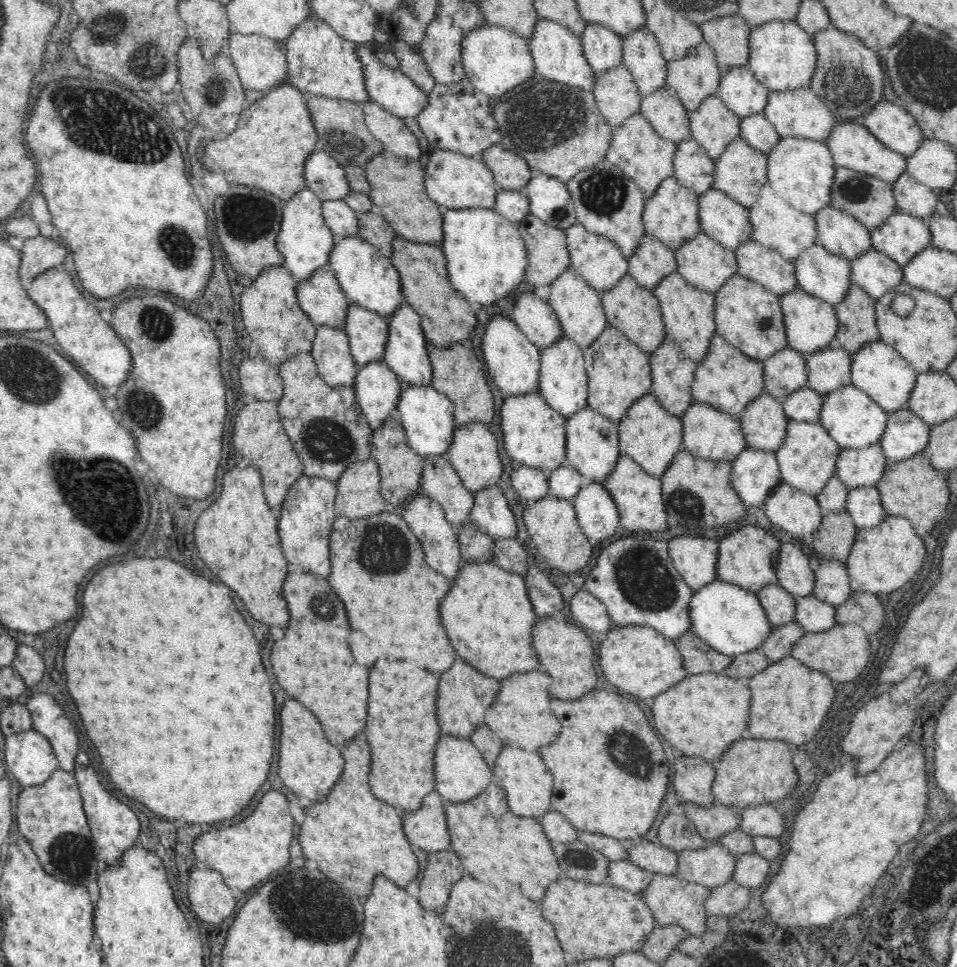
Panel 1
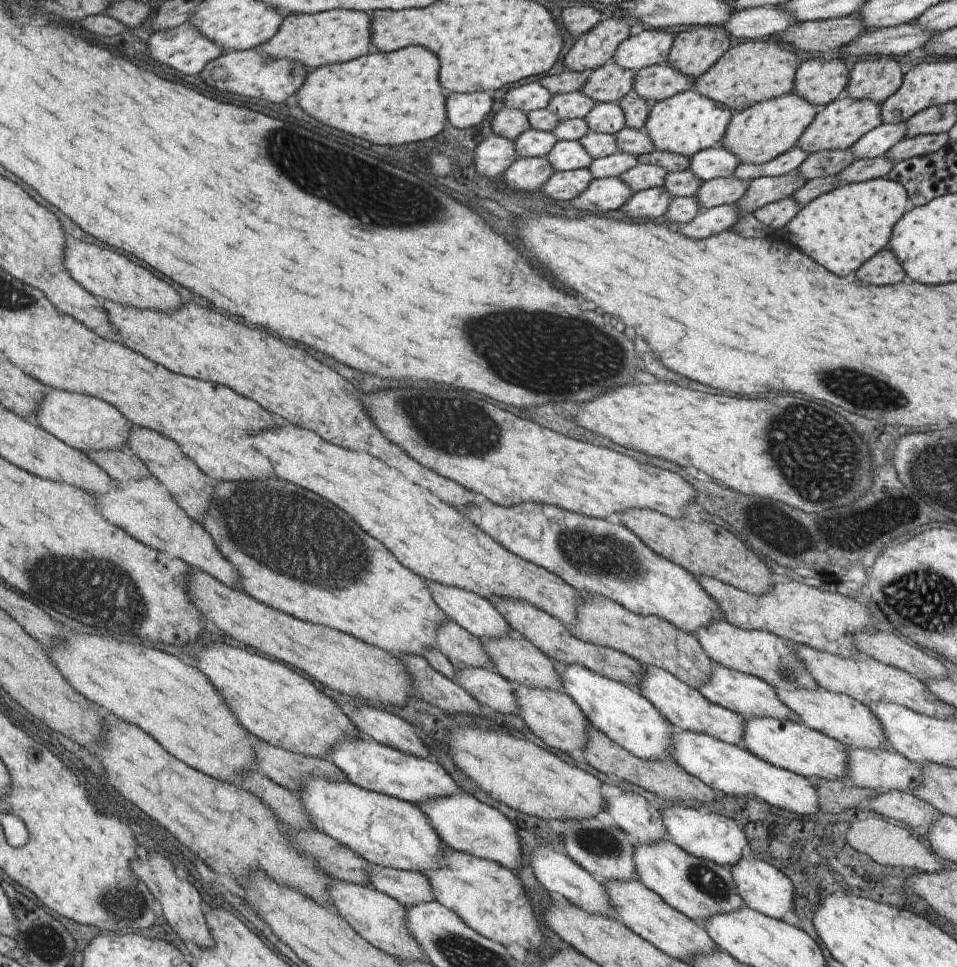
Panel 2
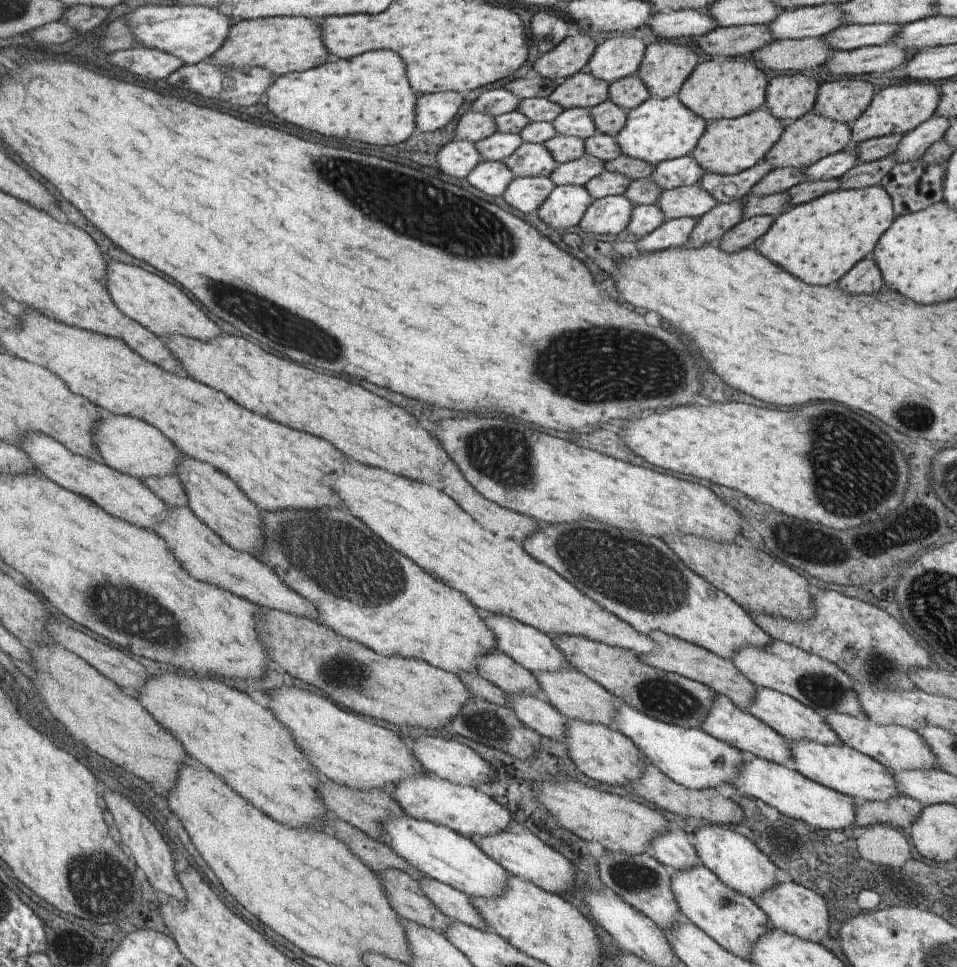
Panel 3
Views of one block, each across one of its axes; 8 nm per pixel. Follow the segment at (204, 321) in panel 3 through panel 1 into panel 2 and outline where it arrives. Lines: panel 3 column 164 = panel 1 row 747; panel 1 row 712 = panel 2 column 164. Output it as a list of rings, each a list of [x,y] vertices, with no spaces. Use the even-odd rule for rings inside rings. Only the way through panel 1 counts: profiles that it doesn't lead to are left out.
[[[71,239],[63,256],[65,268],[69,270],[71,278],[100,301],[111,301],[124,307],[149,309],[163,313],[173,312],[177,306],[181,306],[179,294],[167,282],[159,280],[147,268],[119,256],[117,252],[109,248],[99,248],[95,244]]]

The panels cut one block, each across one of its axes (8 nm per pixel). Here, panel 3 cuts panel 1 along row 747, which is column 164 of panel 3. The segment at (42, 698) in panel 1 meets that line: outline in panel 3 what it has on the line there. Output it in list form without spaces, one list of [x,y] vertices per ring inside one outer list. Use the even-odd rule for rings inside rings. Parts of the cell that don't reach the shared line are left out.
[[[145,46],[130,47],[129,50],[115,51],[109,54],[107,62],[121,70],[127,70],[139,78],[147,80],[163,80],[169,74],[176,72],[184,62],[173,55],[165,54],[160,50],[151,50]]]

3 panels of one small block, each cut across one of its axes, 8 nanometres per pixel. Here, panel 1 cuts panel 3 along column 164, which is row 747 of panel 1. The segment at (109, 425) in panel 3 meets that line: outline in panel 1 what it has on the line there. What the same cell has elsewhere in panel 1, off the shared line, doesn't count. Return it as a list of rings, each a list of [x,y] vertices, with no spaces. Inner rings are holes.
[[[442,733],[433,756],[435,790],[445,802],[465,803],[477,797],[492,782],[493,771],[471,739]]]

